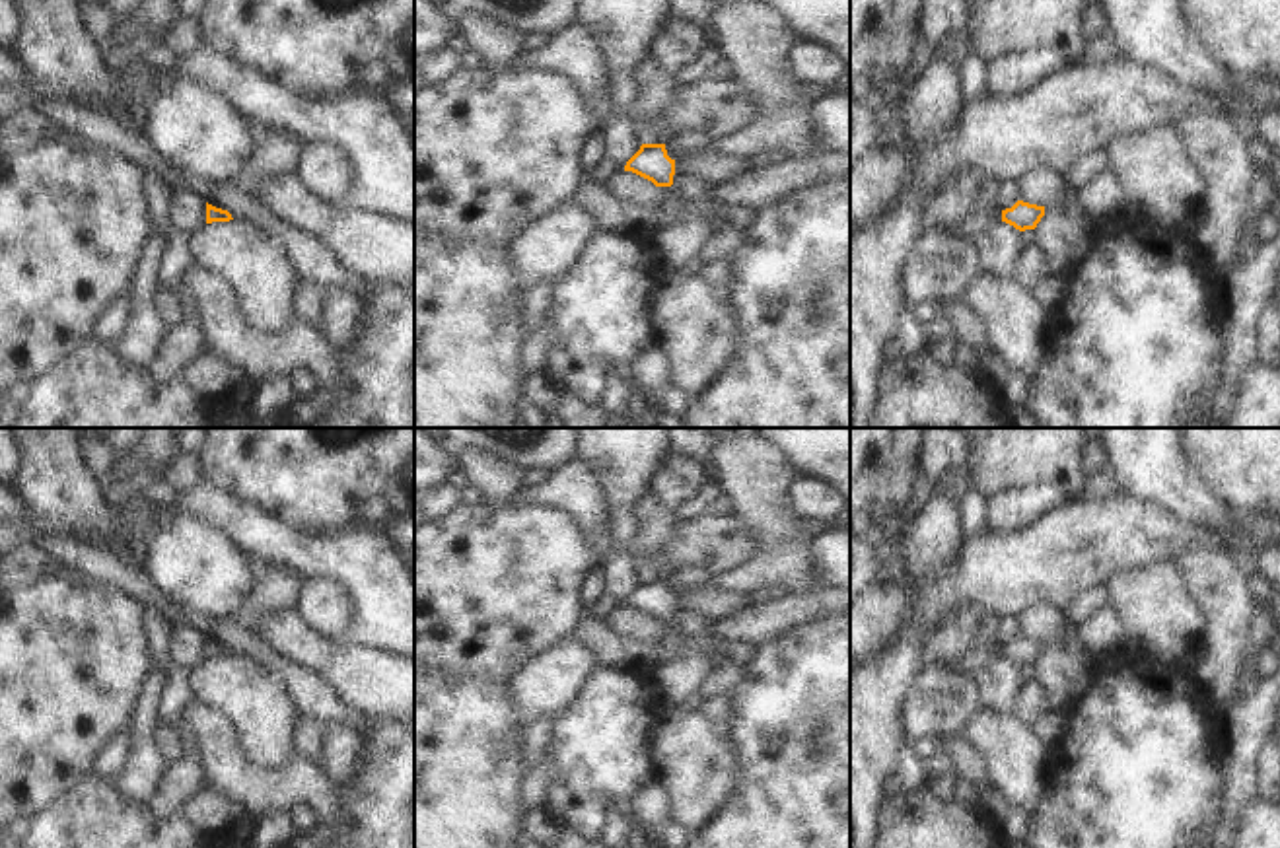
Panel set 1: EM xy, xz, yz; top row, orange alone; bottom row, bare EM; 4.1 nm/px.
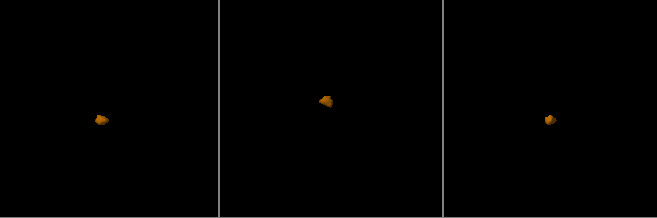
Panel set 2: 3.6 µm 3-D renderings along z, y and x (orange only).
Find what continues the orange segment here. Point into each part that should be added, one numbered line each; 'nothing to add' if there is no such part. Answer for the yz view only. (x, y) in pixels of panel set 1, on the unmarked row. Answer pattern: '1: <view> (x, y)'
1: yz (1068, 635)
2: yz (975, 662)

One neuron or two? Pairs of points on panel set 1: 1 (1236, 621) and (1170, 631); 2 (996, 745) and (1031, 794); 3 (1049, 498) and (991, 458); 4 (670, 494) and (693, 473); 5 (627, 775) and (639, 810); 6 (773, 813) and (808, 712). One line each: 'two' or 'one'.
1: two
2: one
3: two
4: one
5: two
6: one

